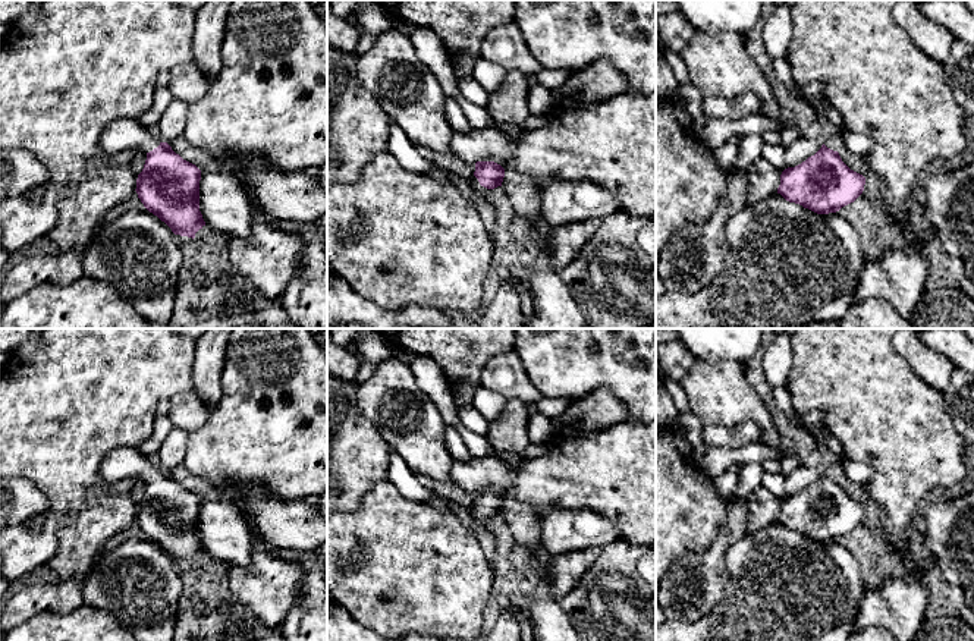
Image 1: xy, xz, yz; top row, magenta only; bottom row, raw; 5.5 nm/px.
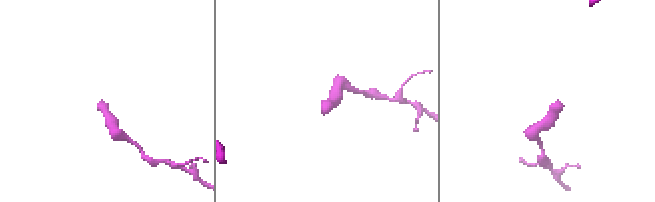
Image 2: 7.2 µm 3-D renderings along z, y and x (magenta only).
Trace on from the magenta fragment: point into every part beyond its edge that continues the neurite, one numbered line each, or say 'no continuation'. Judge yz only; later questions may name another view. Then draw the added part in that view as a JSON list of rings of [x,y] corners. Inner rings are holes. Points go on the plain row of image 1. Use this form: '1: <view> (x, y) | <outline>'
1: yz (833, 468) | [[[829,458],[827,464],[823,468],[823,472],[827,477],[841,481],[842,478],[845,478],[843,459],[842,458]]]

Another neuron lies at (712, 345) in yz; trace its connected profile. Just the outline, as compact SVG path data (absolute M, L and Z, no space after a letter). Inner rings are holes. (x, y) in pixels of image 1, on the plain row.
M678 329L678 339L695 359L742 364L757 352L761 329Z

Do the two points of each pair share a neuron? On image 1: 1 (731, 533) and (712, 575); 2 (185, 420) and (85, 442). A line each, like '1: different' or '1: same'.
1: same
2: different

